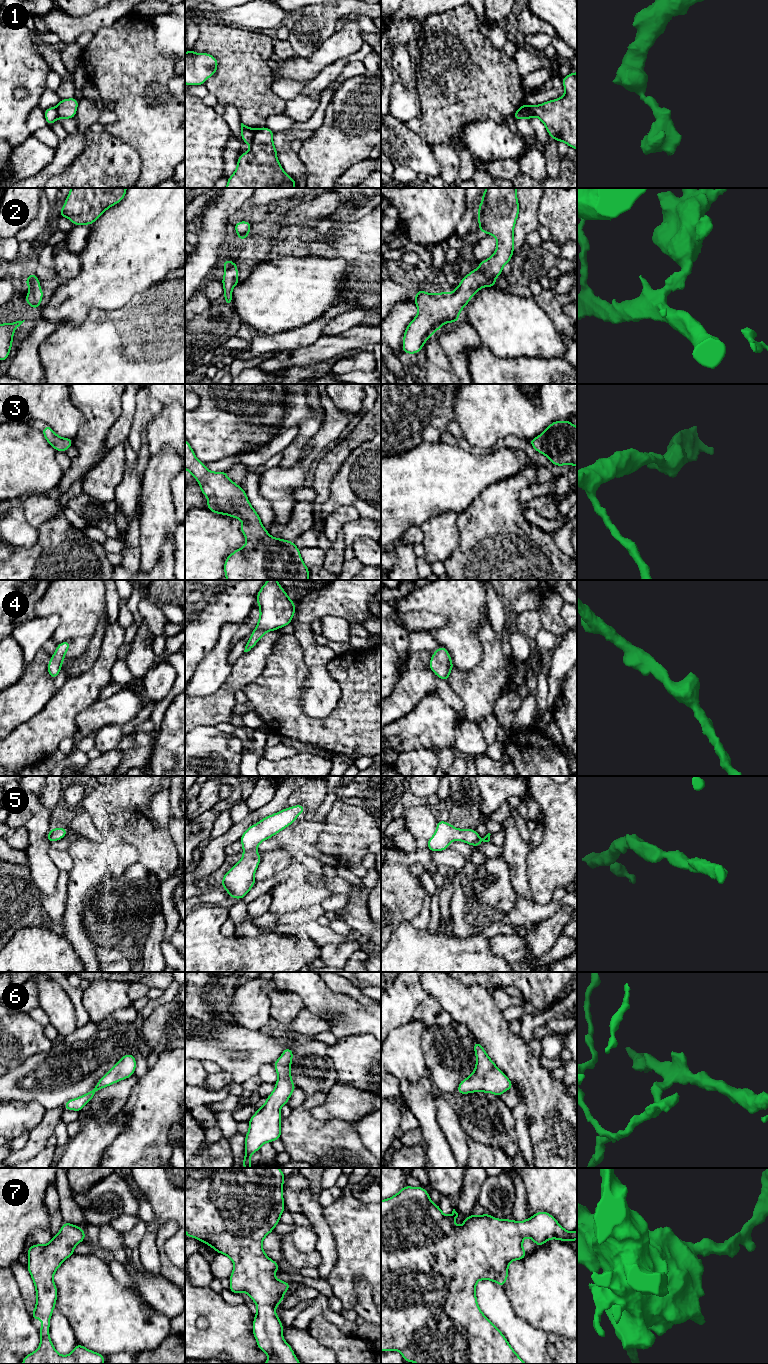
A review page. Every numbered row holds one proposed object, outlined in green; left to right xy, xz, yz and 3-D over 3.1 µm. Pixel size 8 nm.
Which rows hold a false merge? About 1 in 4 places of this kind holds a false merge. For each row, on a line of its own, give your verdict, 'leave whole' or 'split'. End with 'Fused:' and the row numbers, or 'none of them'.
1: split
2: leave whole
3: leave whole
4: leave whole
5: leave whole
6: leave whole
7: leave whole
Fused: 1

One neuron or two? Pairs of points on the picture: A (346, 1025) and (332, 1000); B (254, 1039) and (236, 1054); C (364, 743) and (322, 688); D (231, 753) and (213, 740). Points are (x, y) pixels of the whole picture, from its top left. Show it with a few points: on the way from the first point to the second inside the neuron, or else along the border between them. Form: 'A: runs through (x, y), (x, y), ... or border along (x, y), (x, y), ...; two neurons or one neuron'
A: runs through (346, 1019), (344, 1013), (337, 1006); one neuron
B: runs through (250, 1043), (240, 1052); one neuron
C: border along (338, 683), (336, 706), (316, 719); two neurons
D: runs through (227, 753), (217, 744); one neuron

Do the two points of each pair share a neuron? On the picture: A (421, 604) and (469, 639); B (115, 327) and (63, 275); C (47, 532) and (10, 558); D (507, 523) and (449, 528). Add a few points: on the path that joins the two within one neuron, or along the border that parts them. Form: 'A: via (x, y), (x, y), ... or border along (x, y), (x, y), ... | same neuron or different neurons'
A: via (434, 604), (440, 604), (462, 626) | same neuron
B: border along (78, 258), (80, 271), (75, 276), (61, 282) | different neurons
C: via (44, 543), (29, 558), (21, 558) | same neuron
D: border along (458, 515), (458, 545), (453, 550) | different neurons

